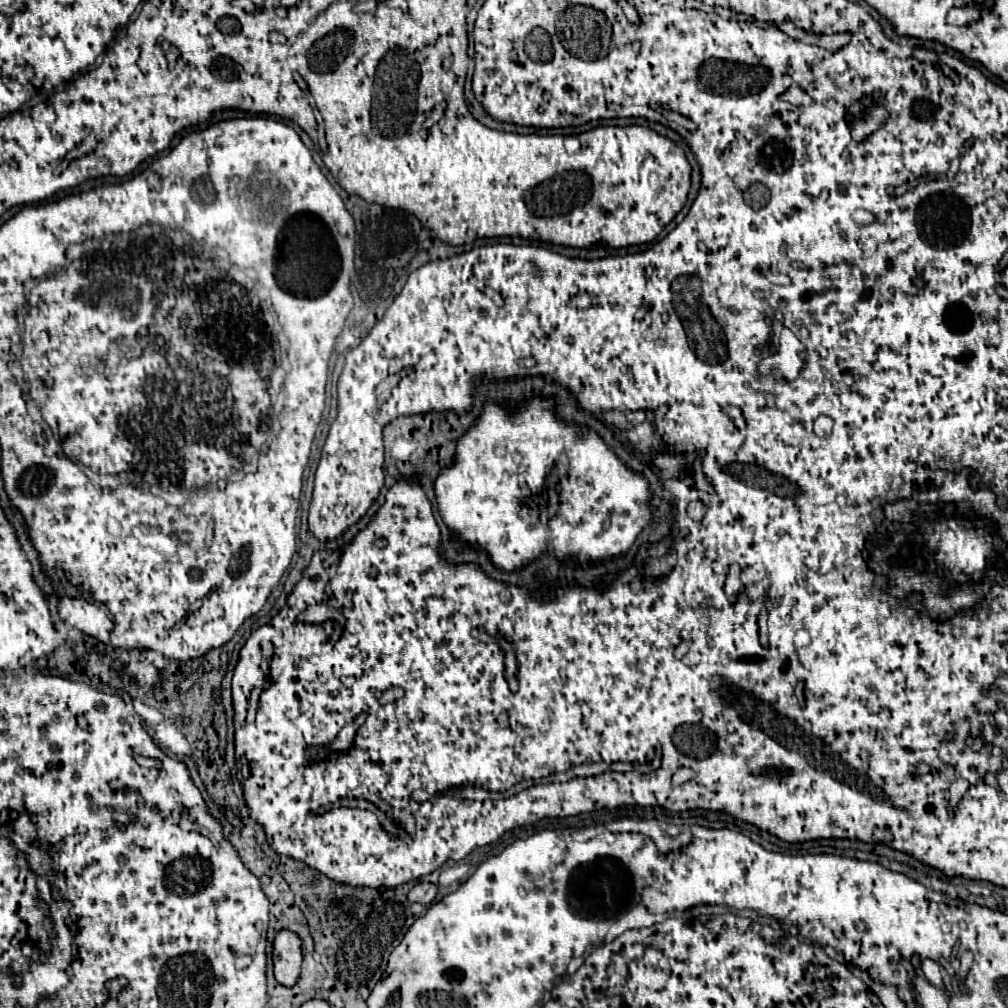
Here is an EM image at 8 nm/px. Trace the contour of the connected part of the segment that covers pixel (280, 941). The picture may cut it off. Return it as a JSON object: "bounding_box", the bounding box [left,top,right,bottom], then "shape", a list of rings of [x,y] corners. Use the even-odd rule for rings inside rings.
{"bounding_box":[273,931,301,987],"shape":[[[279,931],[273,941],[273,973],[281,985],[293,987],[297,983],[301,959],[301,939],[291,931]]]}

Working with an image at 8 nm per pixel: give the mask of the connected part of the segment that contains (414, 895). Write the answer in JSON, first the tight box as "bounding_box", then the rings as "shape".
{"bounding_box":[407,883,437,905],"shape":[[[417,883],[417,885],[409,891],[407,899],[409,899],[409,901],[423,903],[423,905],[429,905],[429,903],[435,899],[435,895],[437,895],[437,887],[435,887],[433,883]]]}

